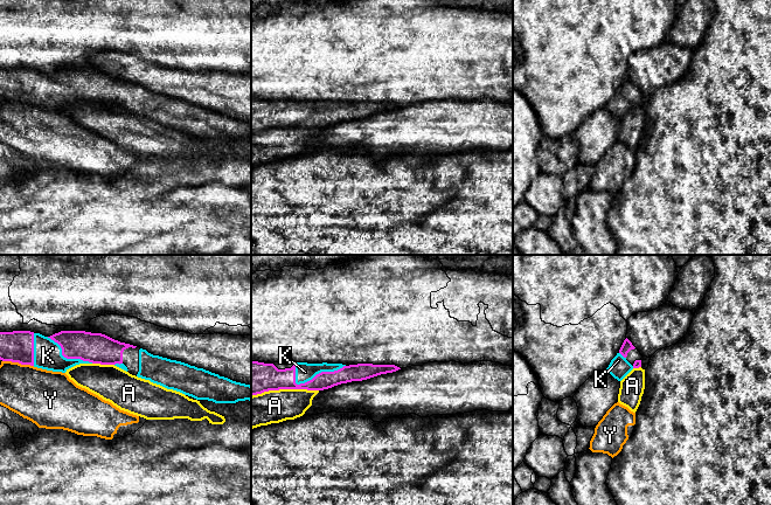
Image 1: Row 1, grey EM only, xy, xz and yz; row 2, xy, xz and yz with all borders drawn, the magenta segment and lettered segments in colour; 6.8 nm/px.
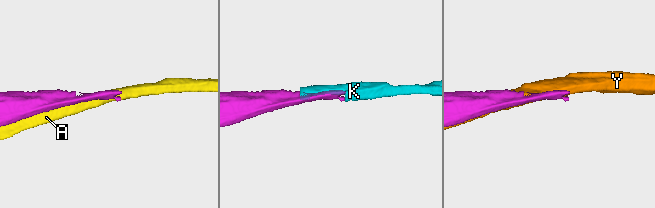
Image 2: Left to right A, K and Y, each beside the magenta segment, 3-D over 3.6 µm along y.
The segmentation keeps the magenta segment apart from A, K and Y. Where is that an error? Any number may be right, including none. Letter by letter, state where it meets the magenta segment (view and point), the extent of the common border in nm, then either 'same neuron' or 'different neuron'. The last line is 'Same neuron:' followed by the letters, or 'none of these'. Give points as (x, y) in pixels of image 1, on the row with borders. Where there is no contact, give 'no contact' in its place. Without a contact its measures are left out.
A: xz (284, 388) | 460 nm | different neuron
K: xz (319, 373) | 380 nm | same neuron
Y: xy (18, 361) | 220 nm | different neuron
Same neuron: K

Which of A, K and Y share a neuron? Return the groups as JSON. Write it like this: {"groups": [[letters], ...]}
{"groups": [["A"], ["K"], ["Y"]]}

